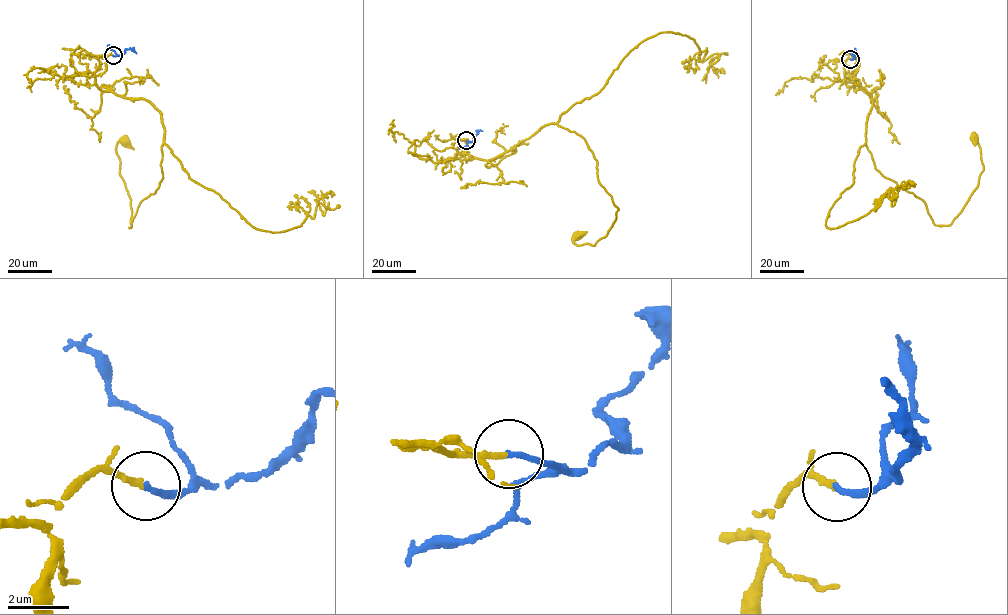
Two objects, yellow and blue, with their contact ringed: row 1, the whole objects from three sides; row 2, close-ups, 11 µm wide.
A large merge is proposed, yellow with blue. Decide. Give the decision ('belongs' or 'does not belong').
belongs

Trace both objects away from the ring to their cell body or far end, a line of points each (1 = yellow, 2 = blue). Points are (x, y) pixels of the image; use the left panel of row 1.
1: (113, 55), (94, 74), (99, 88), (149, 101), (164, 126), (163, 177), (131, 227), (116, 151), (124, 139)
2: (113, 55), (130, 48), (136, 53)

